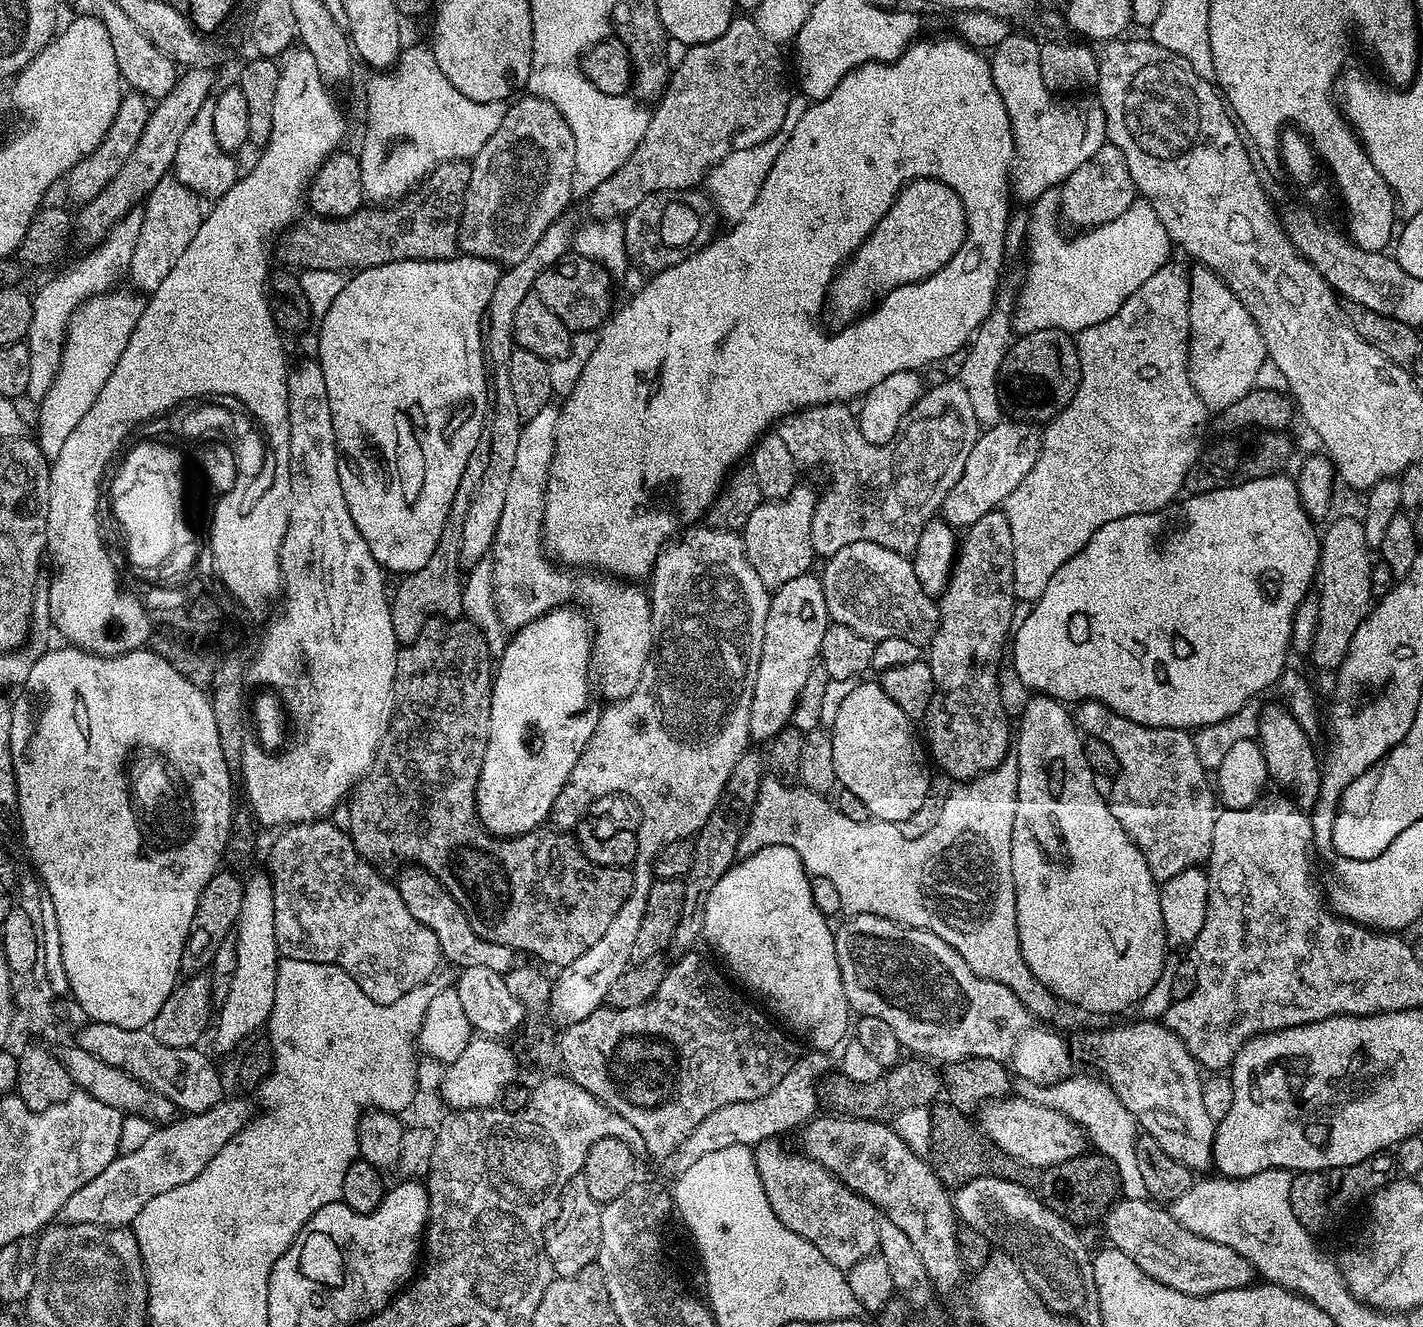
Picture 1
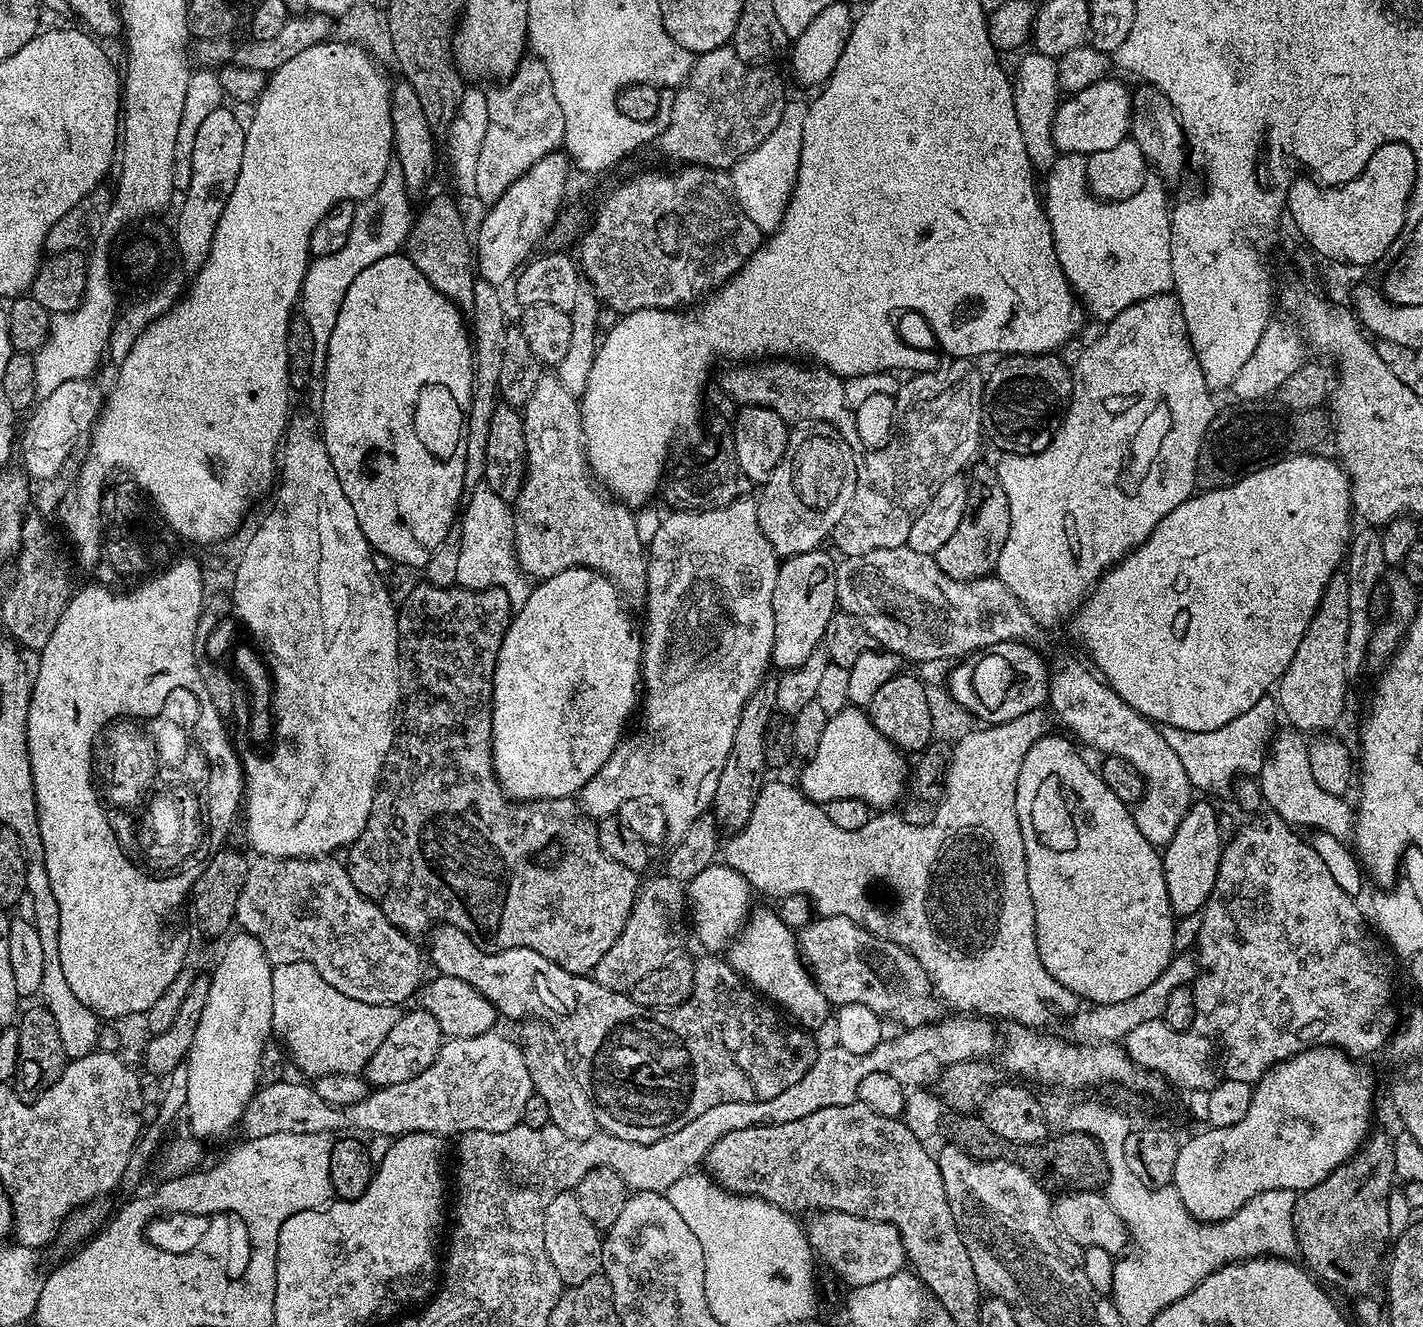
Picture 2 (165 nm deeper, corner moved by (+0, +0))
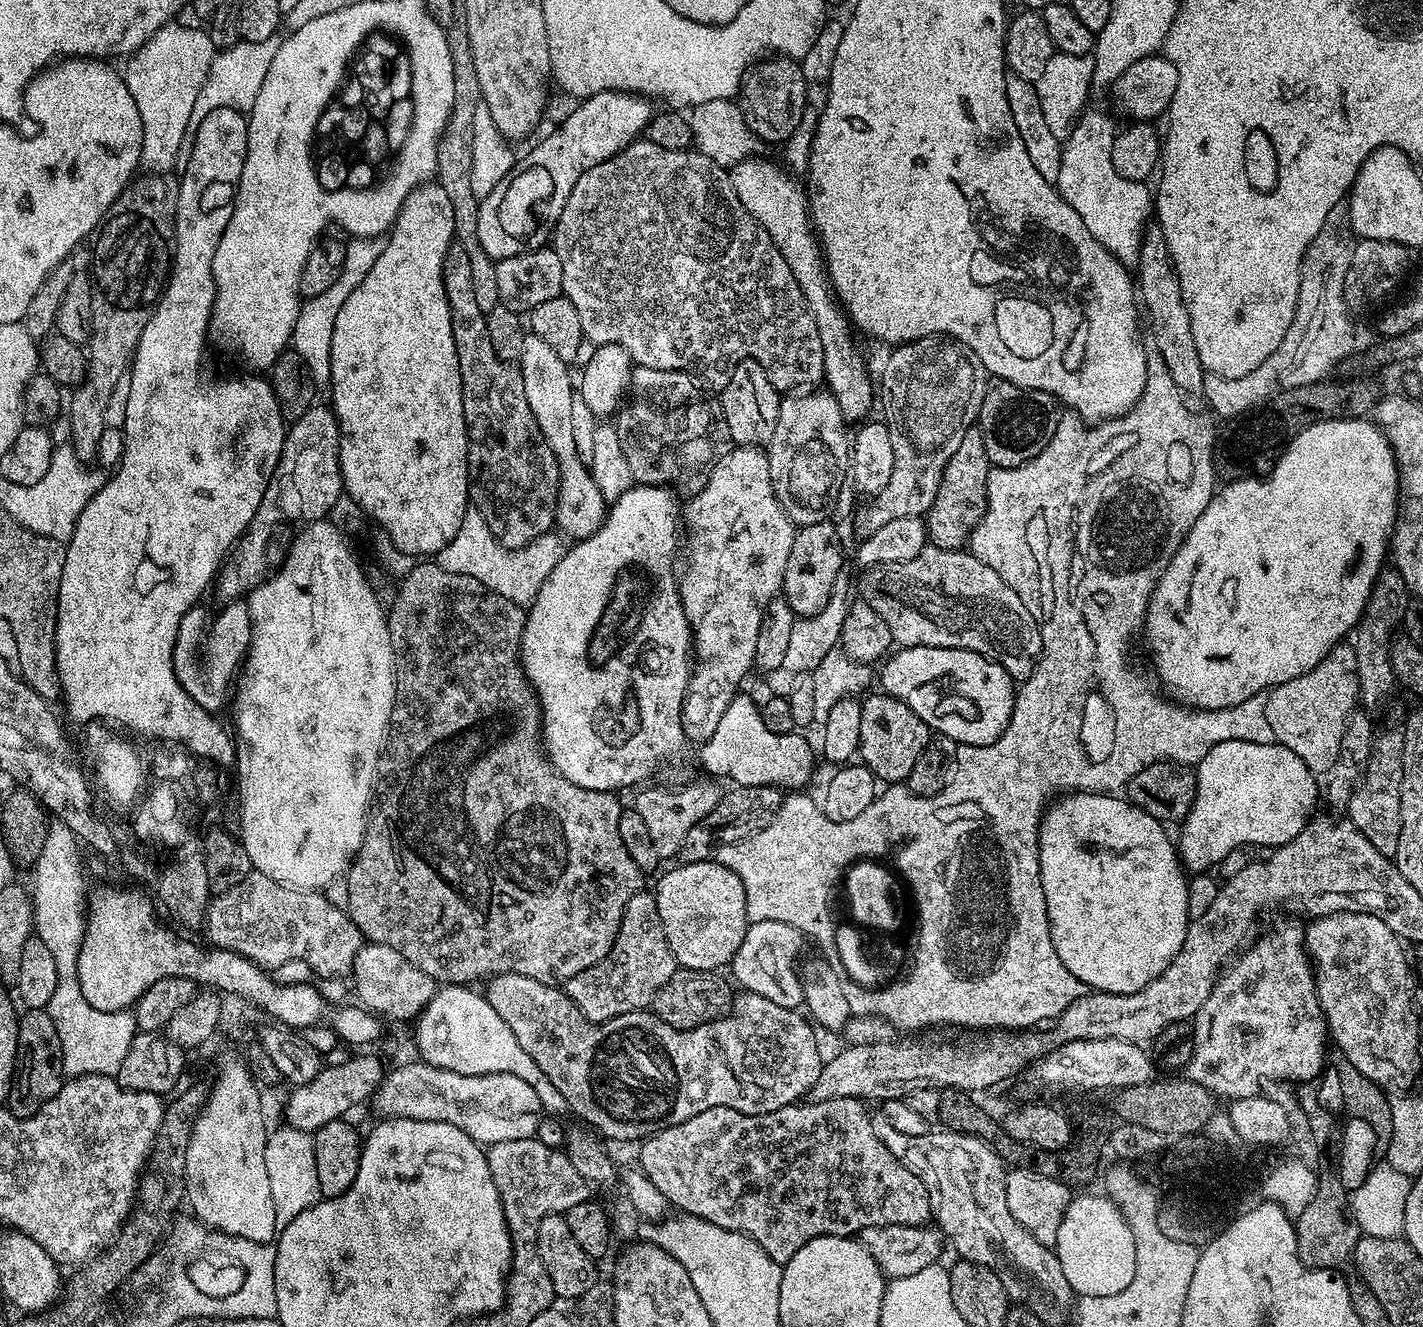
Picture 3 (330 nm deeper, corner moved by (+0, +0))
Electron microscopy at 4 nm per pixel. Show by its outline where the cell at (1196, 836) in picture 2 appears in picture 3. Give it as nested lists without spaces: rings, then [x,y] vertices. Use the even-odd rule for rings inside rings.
[[[1231,740],[1230,742],[1218,742],[1211,748],[1206,755],[1200,760],[1199,764],[1194,768],[1196,774],[1196,797],[1194,798],[1194,806],[1190,806],[1190,810],[1186,815],[1180,828],[1180,840],[1178,836],[1178,851],[1180,854],[1180,863],[1185,869],[1192,874],[1204,874],[1209,871],[1211,864],[1219,866],[1220,863],[1231,851],[1236,849],[1247,849],[1248,844],[1261,844],[1264,850],[1275,850],[1281,848],[1286,842],[1293,840],[1297,834],[1304,829],[1304,825],[1308,823],[1313,815],[1312,807],[1316,804],[1316,796],[1318,800],[1318,788],[1316,792],[1317,777],[1308,769],[1306,762],[1302,762],[1302,758],[1298,758],[1298,754],[1294,754],[1294,750],[1286,750],[1286,746],[1278,743],[1259,744],[1258,742],[1238,742]]]

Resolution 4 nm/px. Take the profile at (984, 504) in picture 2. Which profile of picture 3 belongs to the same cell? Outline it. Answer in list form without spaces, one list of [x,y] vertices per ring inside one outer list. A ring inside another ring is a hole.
[[[979,427],[969,428],[962,438],[958,450],[950,454],[950,462],[946,462],[942,482],[938,486],[938,494],[934,494],[934,502],[928,507],[926,523],[928,525],[928,544],[942,550],[960,550],[972,539],[972,532],[988,509],[988,473],[990,465],[986,454],[986,442],[982,438]]]

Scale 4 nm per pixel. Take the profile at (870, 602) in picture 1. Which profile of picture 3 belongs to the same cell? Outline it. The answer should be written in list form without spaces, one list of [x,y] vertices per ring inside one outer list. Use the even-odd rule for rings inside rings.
[[[925,546],[918,554],[918,558],[910,558],[906,562],[894,562],[893,564],[873,564],[865,567],[861,572],[864,573],[860,576],[859,599],[865,600],[884,619],[886,626],[890,626],[892,639],[900,648],[934,646],[935,648],[970,650],[974,654],[982,654],[986,658],[990,658],[994,662],[1001,664],[1010,673],[1013,681],[1016,682],[1028,680],[1030,674],[1036,669],[1036,663],[1040,660],[1040,655],[1042,654],[1042,634],[1040,633],[1039,622],[1032,617],[1030,610],[1026,610],[1022,598],[1018,598],[1018,594],[1014,594],[1014,590],[1010,586],[1006,586],[1006,582],[1002,582],[1002,578],[995,570],[990,570],[990,566],[986,566],[986,562],[982,562],[976,556],[972,555],[971,551],[942,550],[941,548]]]

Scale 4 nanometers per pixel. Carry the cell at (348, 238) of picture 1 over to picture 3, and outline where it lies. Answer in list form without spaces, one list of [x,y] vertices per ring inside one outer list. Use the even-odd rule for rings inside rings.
[[[455,242],[449,246],[448,257],[444,260],[444,289],[452,311],[454,350],[458,354],[458,370],[462,378],[462,410],[468,427],[468,495],[498,543],[507,548],[521,548],[534,542],[534,538],[553,531],[560,489],[558,462],[538,422],[534,422],[534,410],[530,410],[530,402],[526,402],[526,386],[519,367],[498,358],[494,346],[490,346],[488,318],[474,295],[470,258],[464,247]]]

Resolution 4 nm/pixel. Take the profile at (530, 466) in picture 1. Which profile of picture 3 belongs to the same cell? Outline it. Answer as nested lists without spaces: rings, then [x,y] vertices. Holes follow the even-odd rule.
[[[531,334],[525,335],[522,354],[518,361],[522,382],[526,386],[526,402],[534,410],[534,422],[542,430],[560,471],[560,489],[556,499],[555,527],[569,541],[585,540],[602,526],[606,515],[606,503],[602,490],[592,476],[586,461],[579,456],[577,443],[574,442],[573,419],[574,407],[571,396],[574,380],[568,377],[569,365],[542,338]]]

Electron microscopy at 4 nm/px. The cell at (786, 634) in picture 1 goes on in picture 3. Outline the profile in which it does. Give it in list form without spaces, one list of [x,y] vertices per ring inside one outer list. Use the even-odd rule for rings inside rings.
[[[831,519],[803,525],[790,546],[790,558],[786,558],[784,571],[783,599],[787,600],[797,617],[818,614],[826,605],[833,603],[832,591],[836,579],[844,568],[844,548],[840,545],[840,532]]]

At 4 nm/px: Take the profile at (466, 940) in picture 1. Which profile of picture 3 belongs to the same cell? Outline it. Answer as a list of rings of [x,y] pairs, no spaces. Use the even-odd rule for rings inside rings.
[[[513,972],[498,974],[491,977],[487,984],[486,995],[490,1006],[494,1006],[495,1012],[502,1018],[502,1022],[506,1022],[506,1026],[510,1026],[514,1038],[518,1038],[519,1044],[522,1045],[522,1050],[526,1050],[526,1054],[530,1054],[530,1058],[534,1058],[534,1062],[538,1062],[541,1077],[545,1081],[548,1079],[556,1087],[557,1094],[568,1103],[568,1108],[574,1115],[581,1116],[585,1120],[581,1121],[589,1129],[595,1130],[601,1137],[607,1138],[609,1141],[612,1139],[640,1142],[646,1136],[652,1136],[656,1132],[666,1130],[670,1126],[678,1126],[682,1122],[694,1118],[694,1114],[702,1114],[702,1110],[710,1110],[718,1106],[738,1110],[747,1116],[770,1114],[774,1110],[782,1110],[782,1106],[801,1101],[814,1086],[814,1082],[818,1082],[818,1074],[822,1074],[824,1069],[825,1057],[820,1056],[820,1044],[816,1041],[817,1029],[810,1023],[809,1017],[801,1014],[795,1008],[778,1006],[778,1002],[770,1002],[770,998],[762,998],[762,994],[741,991],[733,999],[731,1008],[719,1020],[711,1020],[709,1024],[703,1024],[697,1028],[675,1028],[662,1022],[662,1018],[658,1018],[651,1010],[622,1014],[618,1018],[610,1018],[606,1022],[595,1024],[594,1021],[584,1017],[578,1010],[578,1006],[574,1006],[574,1002],[564,992],[563,987],[555,984],[543,984],[534,978],[526,978],[526,974],[514,974]]]

